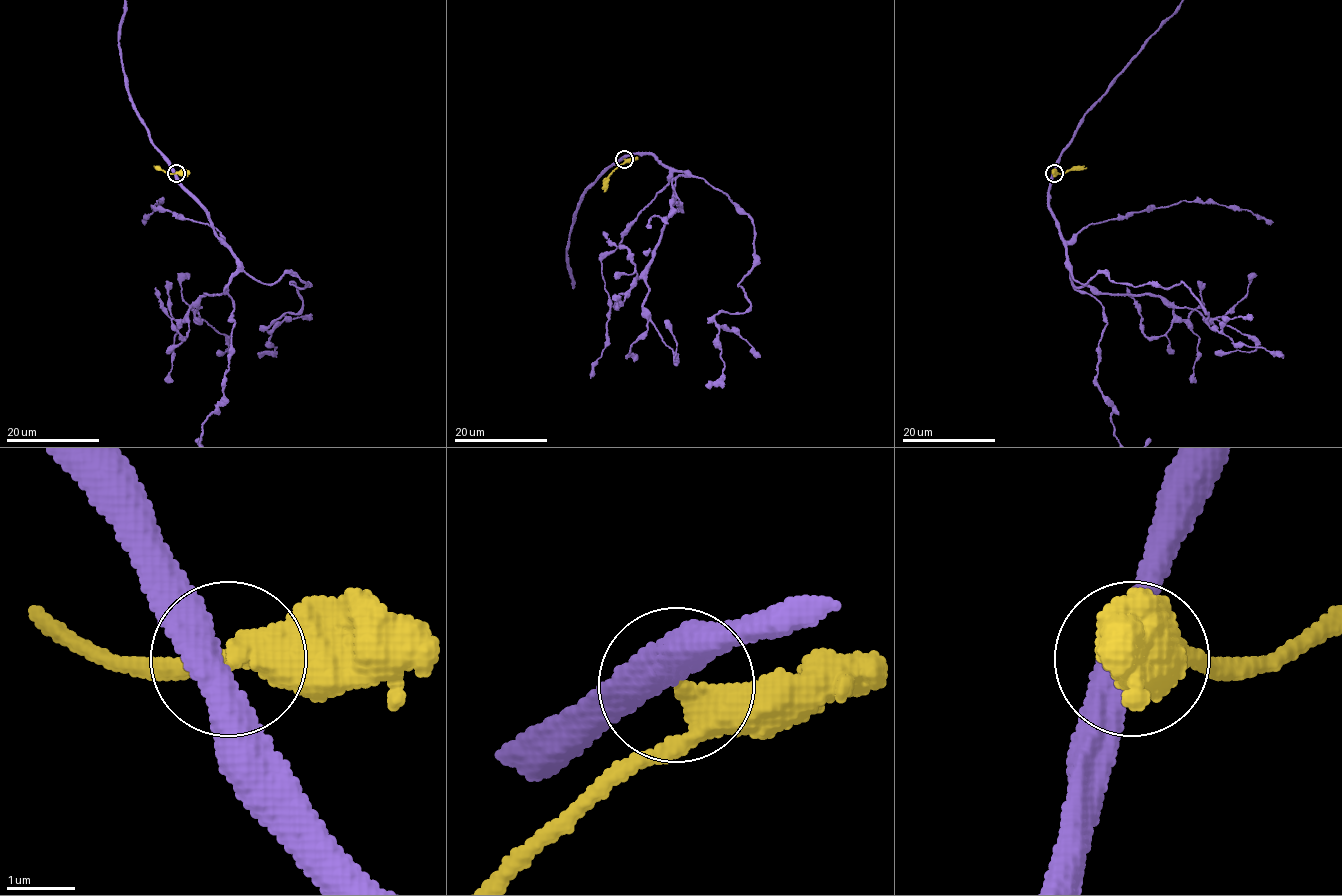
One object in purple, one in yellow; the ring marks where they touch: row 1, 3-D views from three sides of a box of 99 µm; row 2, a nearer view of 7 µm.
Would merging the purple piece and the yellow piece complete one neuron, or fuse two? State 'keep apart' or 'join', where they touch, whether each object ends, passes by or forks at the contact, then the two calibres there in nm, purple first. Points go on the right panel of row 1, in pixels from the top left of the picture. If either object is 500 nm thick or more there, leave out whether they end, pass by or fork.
keep apart; at (1054, 173); purple passes by; yellow passes by; 440 nm thick on the purple side, 360 nm on the other

